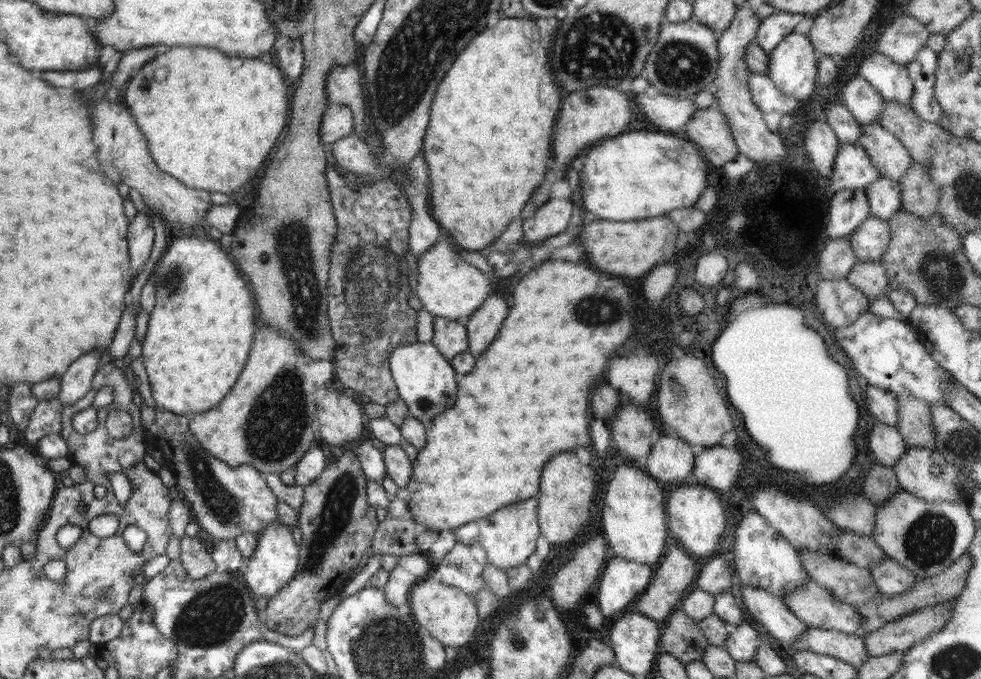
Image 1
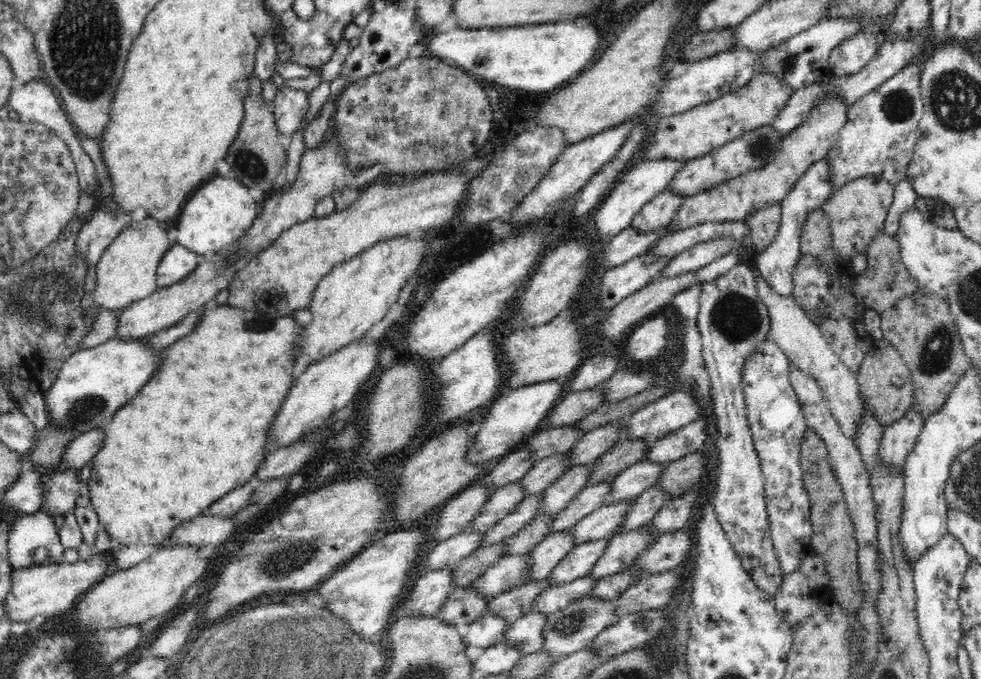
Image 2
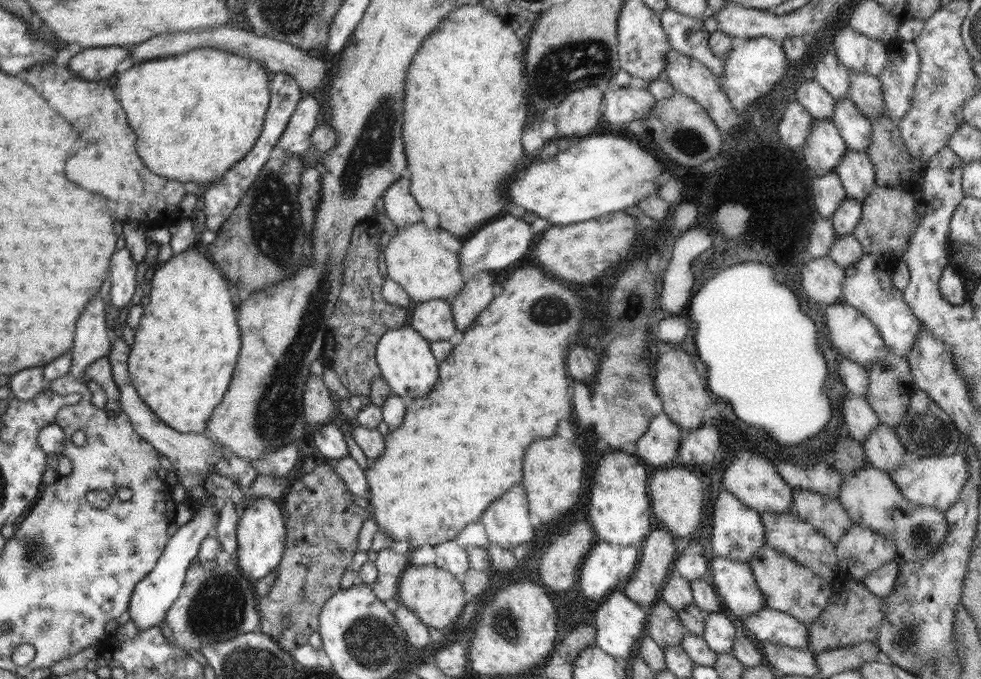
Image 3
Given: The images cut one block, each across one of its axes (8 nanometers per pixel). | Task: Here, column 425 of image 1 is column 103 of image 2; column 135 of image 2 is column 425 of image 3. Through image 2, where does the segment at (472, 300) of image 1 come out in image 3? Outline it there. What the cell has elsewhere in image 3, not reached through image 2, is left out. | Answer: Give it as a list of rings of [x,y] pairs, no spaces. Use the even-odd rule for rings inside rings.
[[[416,222],[406,228],[396,228],[396,235],[384,249],[389,278],[397,282],[414,303],[426,300],[452,300],[464,288],[466,279],[460,270],[460,255],[447,250],[438,239],[438,230]]]

